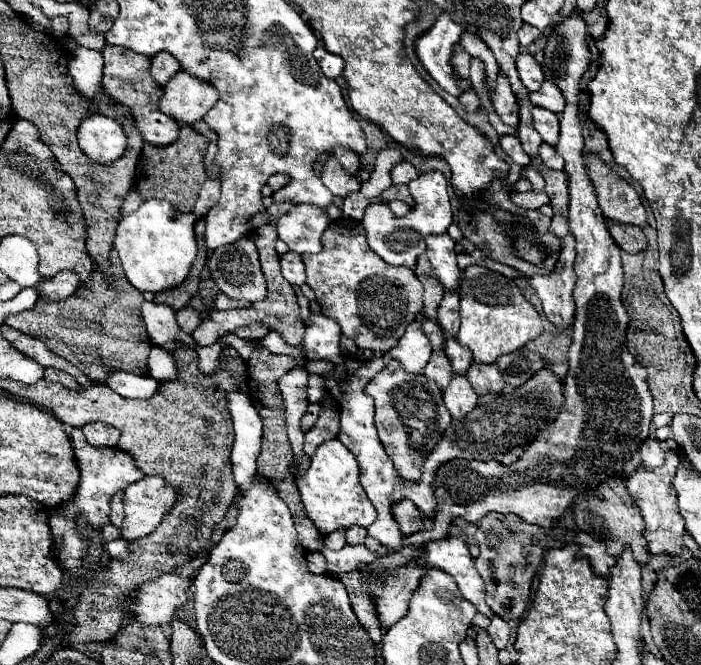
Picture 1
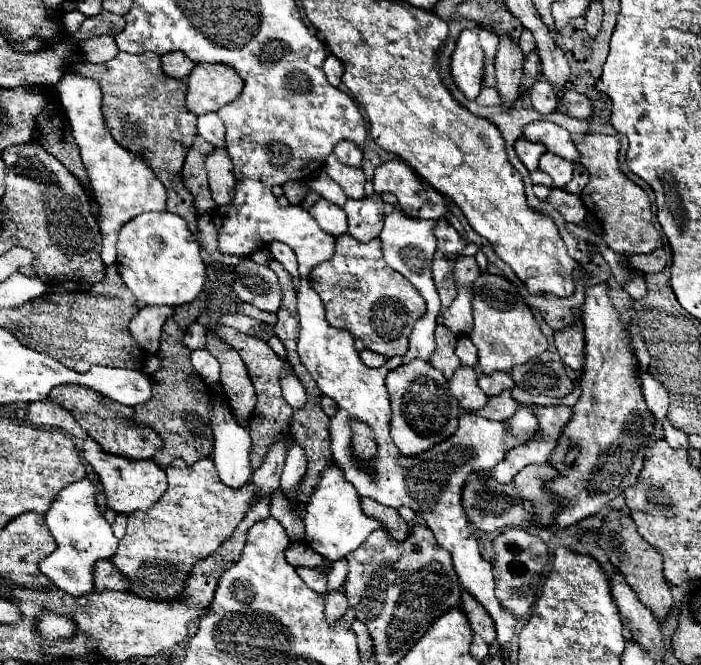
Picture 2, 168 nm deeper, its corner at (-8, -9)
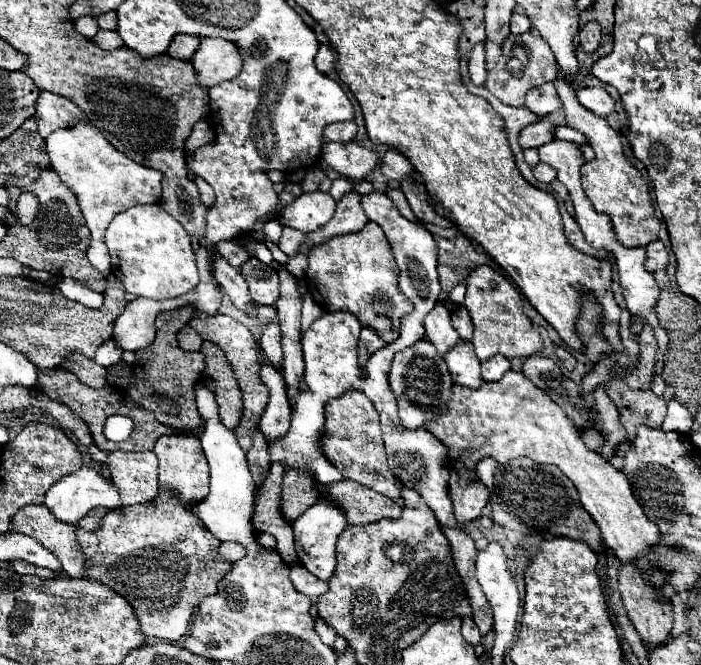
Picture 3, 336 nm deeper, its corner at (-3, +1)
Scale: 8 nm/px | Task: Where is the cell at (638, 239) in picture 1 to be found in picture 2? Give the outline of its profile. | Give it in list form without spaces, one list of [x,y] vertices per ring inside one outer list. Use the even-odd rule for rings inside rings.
[[[658,248],[652,254],[634,254],[634,256],[628,256],[628,262],[630,262],[630,268],[642,274],[662,272],[666,268],[666,252]]]

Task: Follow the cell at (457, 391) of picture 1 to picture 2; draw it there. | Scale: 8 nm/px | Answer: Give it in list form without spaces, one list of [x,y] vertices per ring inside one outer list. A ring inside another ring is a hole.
[[[460,366],[460,370],[454,372],[452,380],[450,380],[450,390],[452,390],[452,396],[460,402],[460,406],[468,412],[474,412],[474,410],[482,410],[488,396],[480,390],[478,386],[478,370],[474,368],[466,368],[466,366]]]

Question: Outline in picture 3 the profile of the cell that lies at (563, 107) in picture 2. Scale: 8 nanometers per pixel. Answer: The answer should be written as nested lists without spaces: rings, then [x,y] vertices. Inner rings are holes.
[[[581,88],[577,92],[577,98],[579,98],[581,106],[585,106],[587,110],[591,110],[593,114],[597,114],[601,118],[605,118],[607,114],[611,114],[615,110],[615,102],[607,94],[605,88]]]

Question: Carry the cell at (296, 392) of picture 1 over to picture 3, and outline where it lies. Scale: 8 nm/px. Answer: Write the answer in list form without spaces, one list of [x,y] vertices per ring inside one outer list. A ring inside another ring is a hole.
[[[267,324],[263,328],[263,336],[259,340],[263,352],[269,356],[271,364],[275,364],[275,368],[281,370],[281,362],[283,362],[283,350],[281,350],[281,330],[277,324]]]

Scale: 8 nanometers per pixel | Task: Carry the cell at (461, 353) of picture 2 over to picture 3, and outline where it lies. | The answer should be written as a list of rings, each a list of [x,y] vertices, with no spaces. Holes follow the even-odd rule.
[[[457,306],[453,310],[453,328],[459,332],[461,340],[471,340],[473,336],[473,324],[471,324],[471,318],[469,318],[469,312],[465,306]]]

